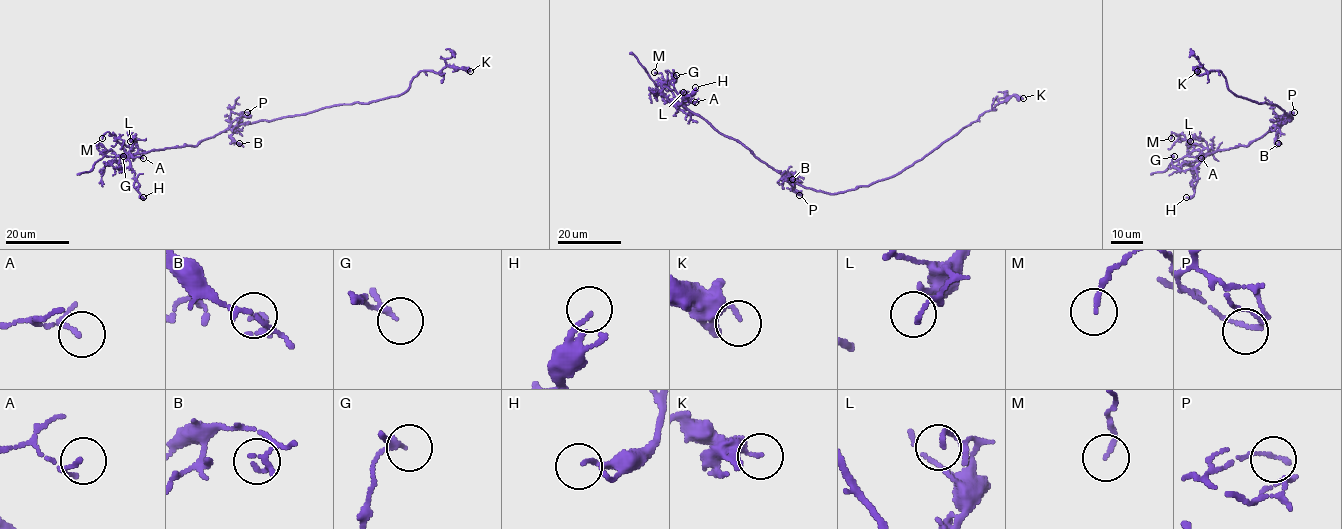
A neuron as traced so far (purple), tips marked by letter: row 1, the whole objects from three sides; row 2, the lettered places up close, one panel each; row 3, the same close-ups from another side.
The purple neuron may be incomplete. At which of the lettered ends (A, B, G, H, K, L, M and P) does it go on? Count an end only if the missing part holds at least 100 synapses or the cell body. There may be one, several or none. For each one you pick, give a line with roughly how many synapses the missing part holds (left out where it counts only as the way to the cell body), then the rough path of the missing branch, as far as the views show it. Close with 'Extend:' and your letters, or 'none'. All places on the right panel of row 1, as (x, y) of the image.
Extend: none

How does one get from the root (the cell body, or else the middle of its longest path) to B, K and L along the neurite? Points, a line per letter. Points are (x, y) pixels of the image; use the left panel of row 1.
B: (267, 121), (241, 123), (231, 135), (239, 143)
K: (267, 121), (395, 96), (407, 89), (421, 70), (439, 72), (448, 66), (470, 71)
L: (267, 121), (230, 126), (196, 145), (152, 149), (128, 156), (134, 137), (130, 141)

